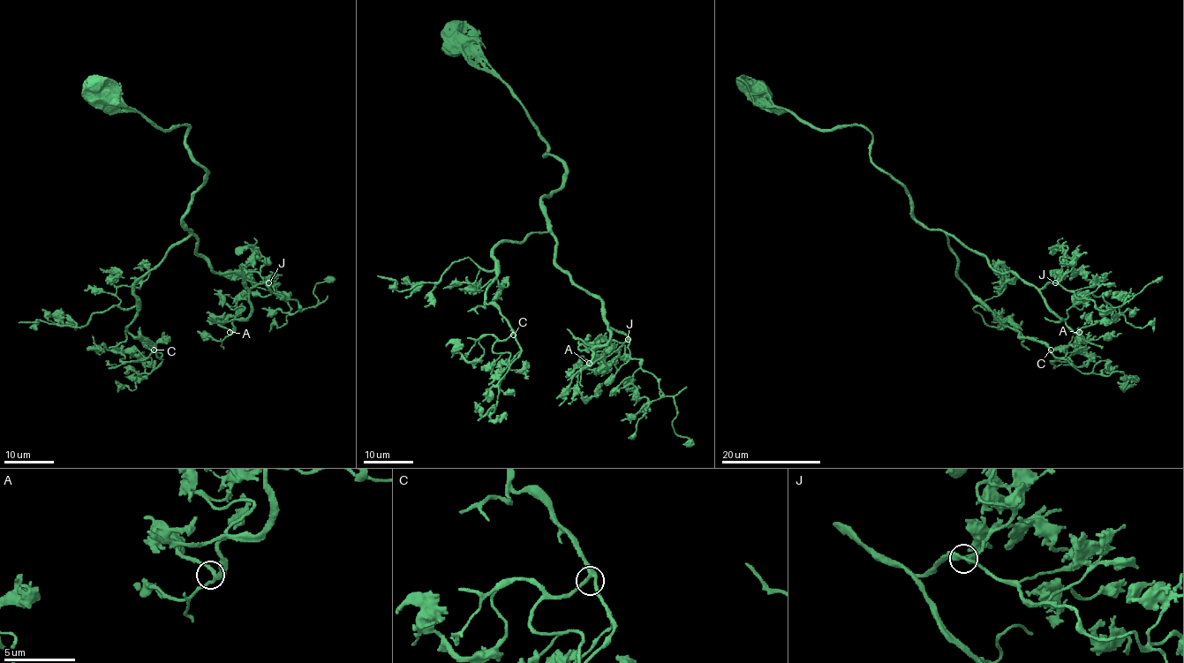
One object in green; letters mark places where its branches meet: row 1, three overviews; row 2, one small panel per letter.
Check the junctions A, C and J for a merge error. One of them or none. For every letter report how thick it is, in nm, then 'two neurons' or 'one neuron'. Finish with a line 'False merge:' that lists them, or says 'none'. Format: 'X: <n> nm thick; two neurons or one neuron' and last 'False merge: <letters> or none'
A: 240 nm thick; one neuron
C: 220 nm thick; one neuron
J: 260 nm thick; one neuron
False merge: none

